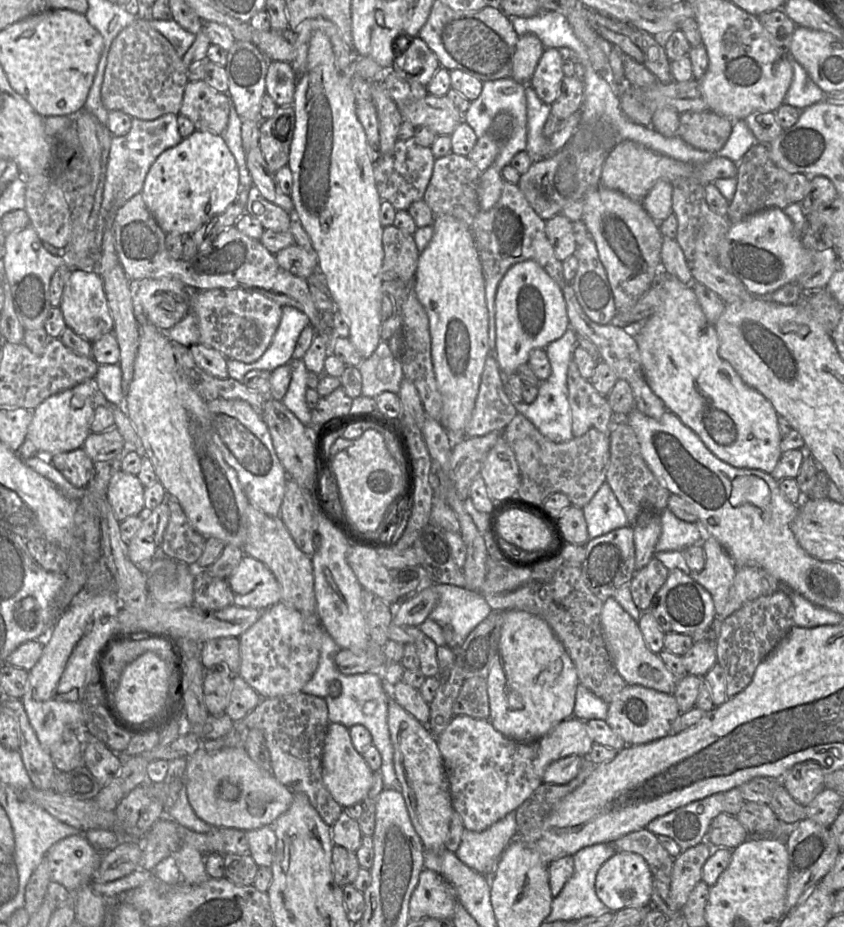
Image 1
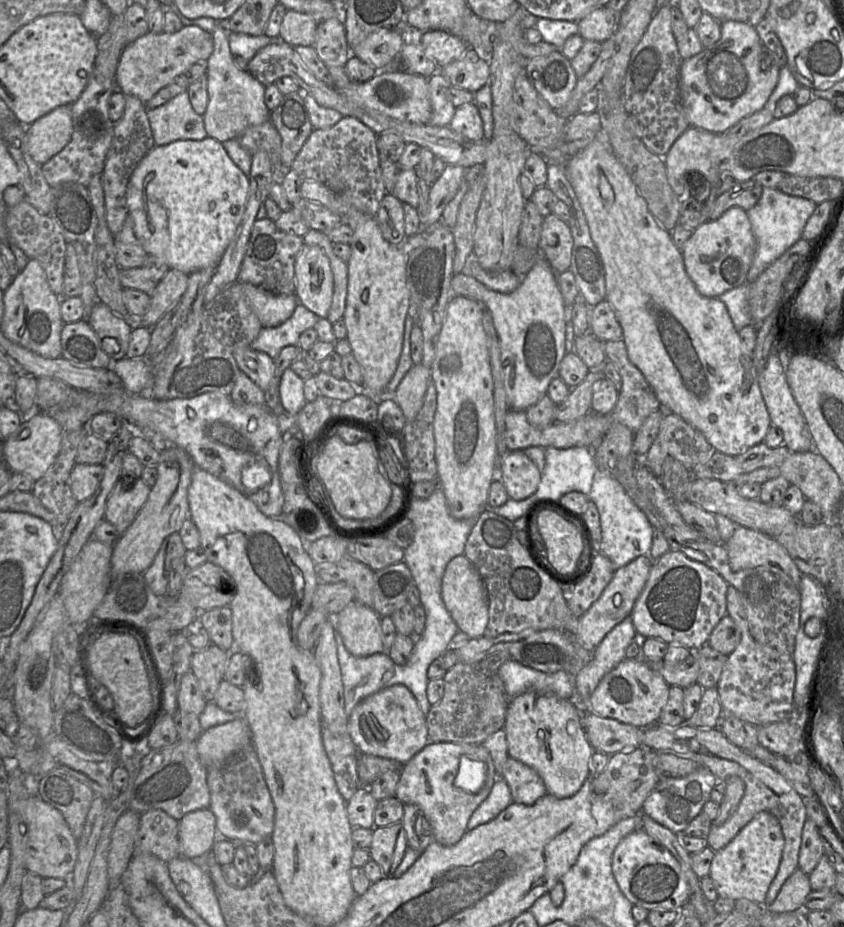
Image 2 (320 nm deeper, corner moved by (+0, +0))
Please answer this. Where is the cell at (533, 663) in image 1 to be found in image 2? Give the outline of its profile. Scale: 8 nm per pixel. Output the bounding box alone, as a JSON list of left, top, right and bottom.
[504,691,594,798]

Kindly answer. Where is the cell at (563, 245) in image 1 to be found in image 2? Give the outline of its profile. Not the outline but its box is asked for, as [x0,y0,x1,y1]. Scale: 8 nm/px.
[539,214,573,273]

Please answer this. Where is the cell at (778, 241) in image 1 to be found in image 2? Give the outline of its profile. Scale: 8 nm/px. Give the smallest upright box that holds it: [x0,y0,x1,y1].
[681,206,756,298]

